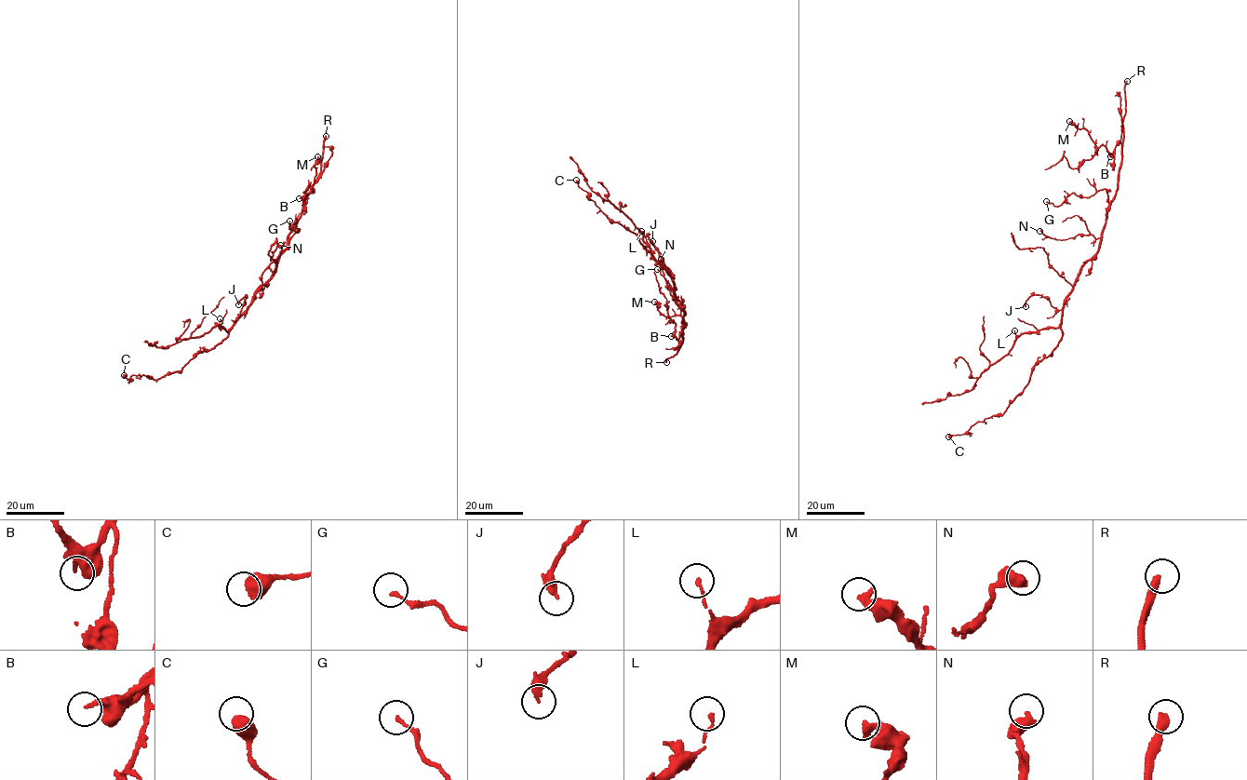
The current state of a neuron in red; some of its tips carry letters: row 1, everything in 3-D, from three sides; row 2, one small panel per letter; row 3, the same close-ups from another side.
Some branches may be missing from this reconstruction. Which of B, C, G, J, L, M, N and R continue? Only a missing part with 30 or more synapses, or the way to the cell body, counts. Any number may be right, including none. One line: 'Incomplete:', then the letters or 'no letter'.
Incomplete: R

